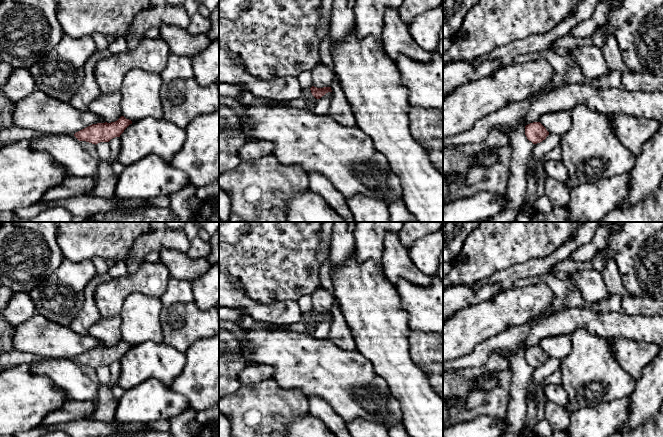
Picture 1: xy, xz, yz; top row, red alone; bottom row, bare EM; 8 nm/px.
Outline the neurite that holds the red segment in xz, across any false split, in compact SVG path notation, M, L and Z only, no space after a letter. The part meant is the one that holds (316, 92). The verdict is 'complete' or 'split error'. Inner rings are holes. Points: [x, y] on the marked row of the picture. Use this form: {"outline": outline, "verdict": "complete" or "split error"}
{"outline": "M312 86L310 88L312 95L316 98L316 99L320 99L322 96L324 96L326 93L328 92L332 92L331 87L323 87L323 88L317 88Z", "verdict": "complete"}

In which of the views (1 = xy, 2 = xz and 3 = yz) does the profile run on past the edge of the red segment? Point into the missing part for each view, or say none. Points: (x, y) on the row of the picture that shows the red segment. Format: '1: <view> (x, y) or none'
1: none
2: none
3: none

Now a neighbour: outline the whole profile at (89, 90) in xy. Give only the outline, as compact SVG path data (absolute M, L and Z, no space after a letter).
M108 49L101 51L96 50L87 59L84 65L84 79L82 85L69 102L75 109L82 112L87 111L89 104L101 94L94 75L95 67L99 60L108 58L111 55Z

